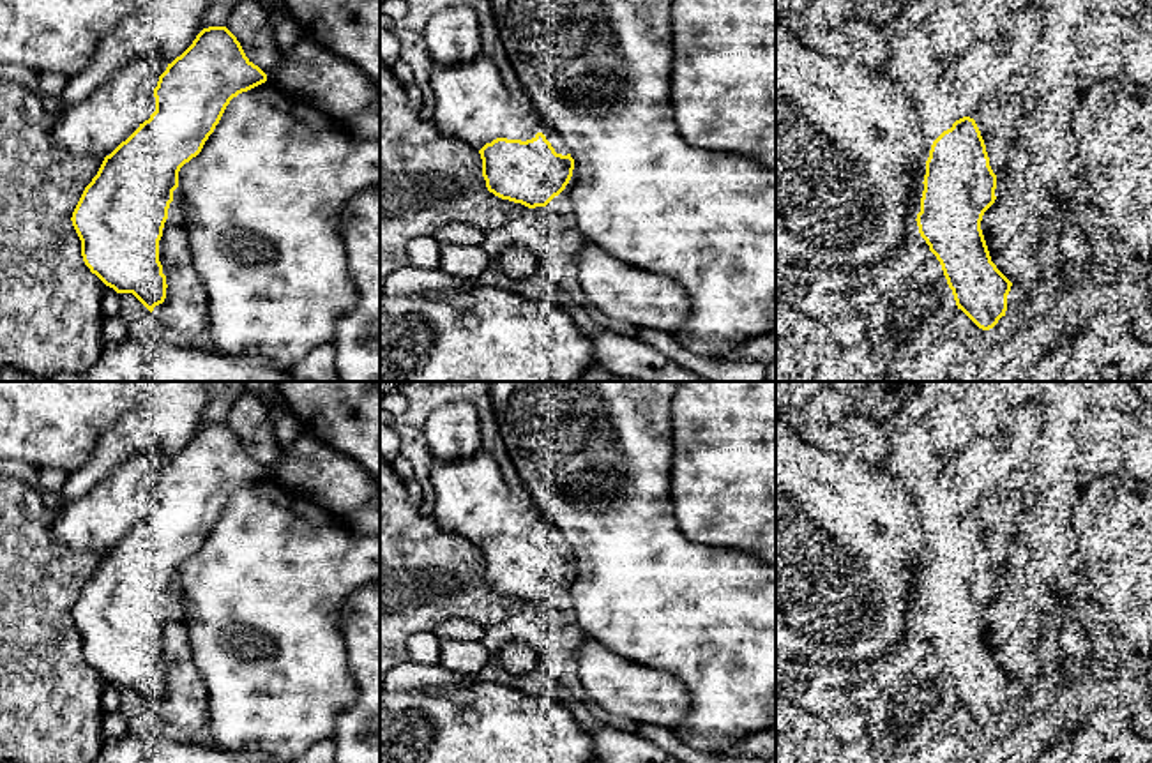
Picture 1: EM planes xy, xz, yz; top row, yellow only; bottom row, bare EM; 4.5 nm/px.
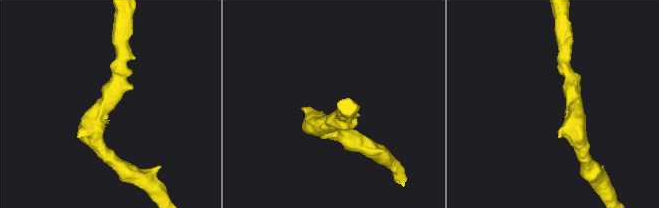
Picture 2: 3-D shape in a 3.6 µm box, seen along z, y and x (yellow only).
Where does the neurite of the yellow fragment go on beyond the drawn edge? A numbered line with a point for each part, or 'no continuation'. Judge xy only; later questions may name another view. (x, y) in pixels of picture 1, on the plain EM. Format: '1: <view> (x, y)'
1: xy (175, 610)

